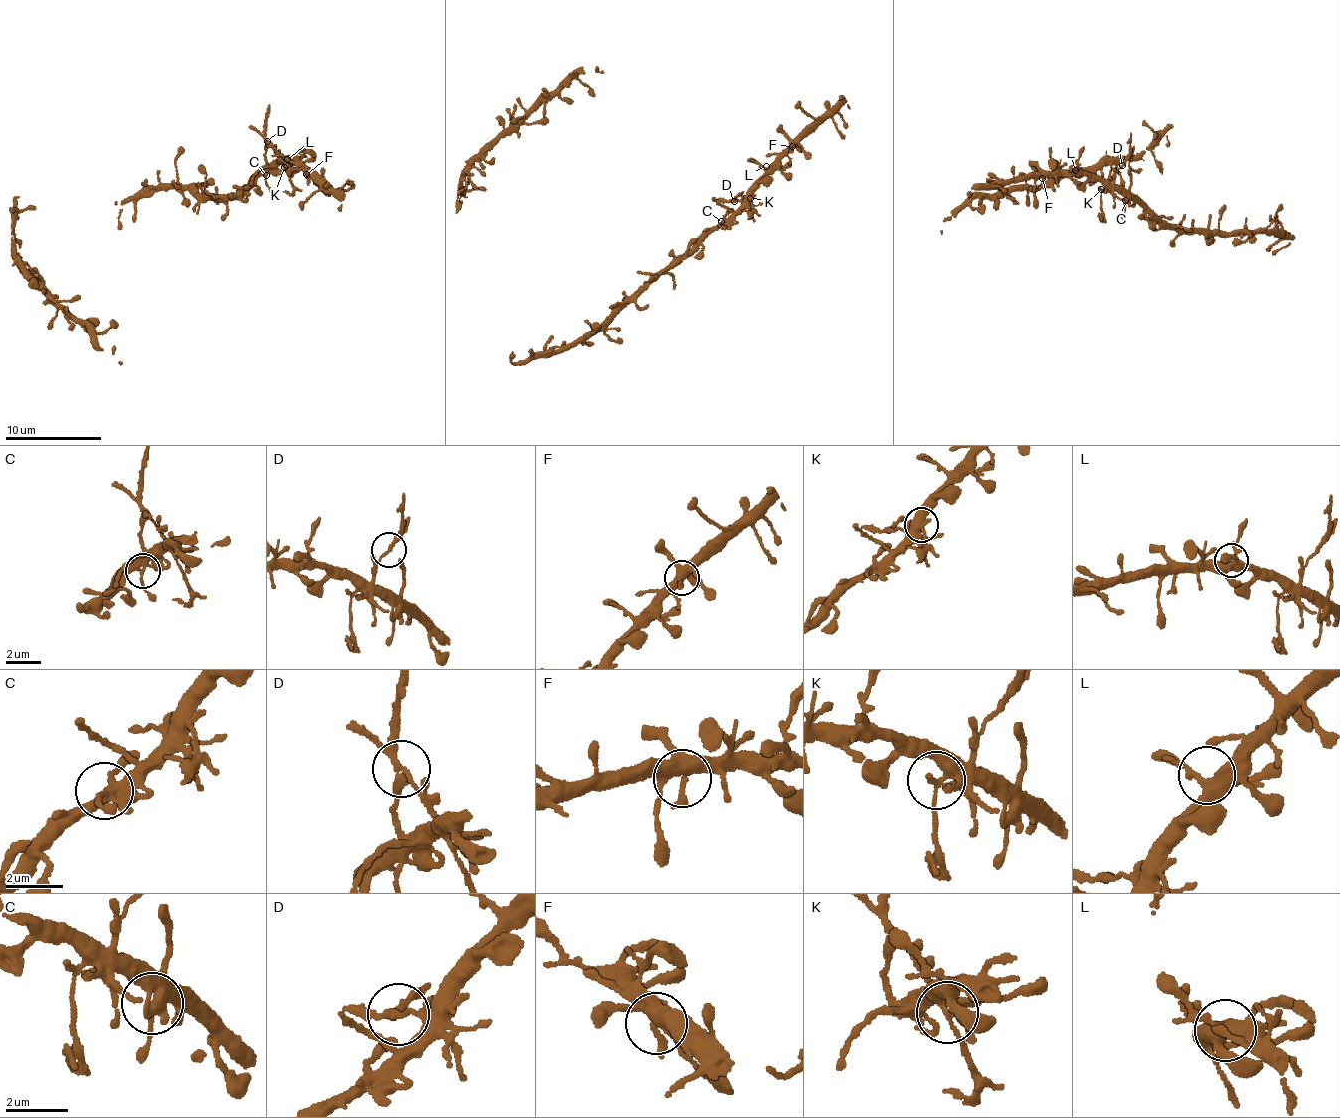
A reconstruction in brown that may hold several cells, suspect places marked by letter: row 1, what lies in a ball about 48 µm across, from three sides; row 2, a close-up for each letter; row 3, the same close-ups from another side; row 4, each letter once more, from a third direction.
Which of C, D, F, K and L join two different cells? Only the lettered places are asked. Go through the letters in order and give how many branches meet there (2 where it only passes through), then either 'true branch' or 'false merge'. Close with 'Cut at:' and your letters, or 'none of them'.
C: branches 3; true branch
D: branches 4; false merge
F: branches 3; true branch
K: branches 4; false merge
L: branches 4; true branch
Cut at: D, K

